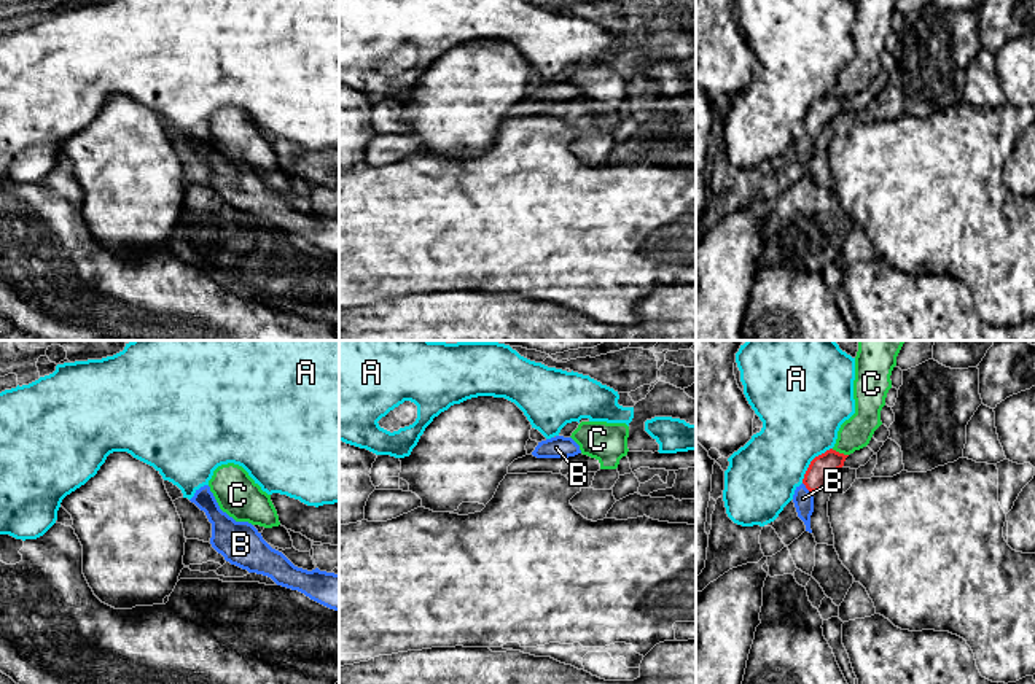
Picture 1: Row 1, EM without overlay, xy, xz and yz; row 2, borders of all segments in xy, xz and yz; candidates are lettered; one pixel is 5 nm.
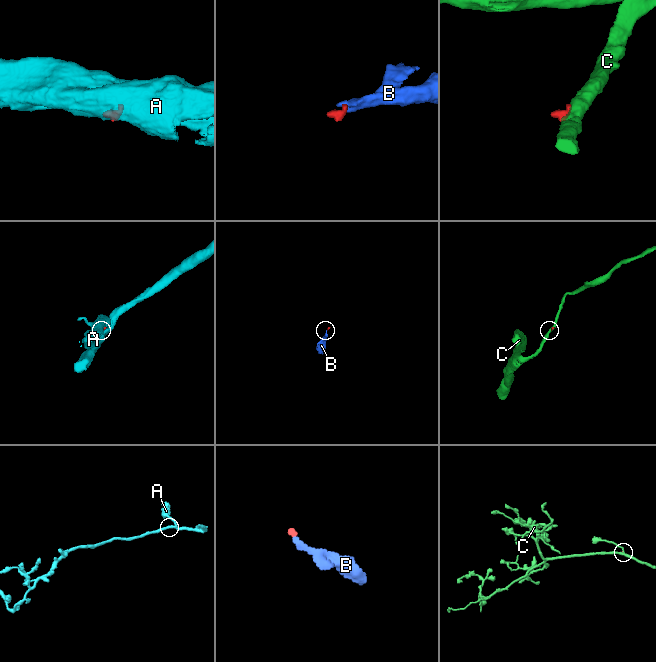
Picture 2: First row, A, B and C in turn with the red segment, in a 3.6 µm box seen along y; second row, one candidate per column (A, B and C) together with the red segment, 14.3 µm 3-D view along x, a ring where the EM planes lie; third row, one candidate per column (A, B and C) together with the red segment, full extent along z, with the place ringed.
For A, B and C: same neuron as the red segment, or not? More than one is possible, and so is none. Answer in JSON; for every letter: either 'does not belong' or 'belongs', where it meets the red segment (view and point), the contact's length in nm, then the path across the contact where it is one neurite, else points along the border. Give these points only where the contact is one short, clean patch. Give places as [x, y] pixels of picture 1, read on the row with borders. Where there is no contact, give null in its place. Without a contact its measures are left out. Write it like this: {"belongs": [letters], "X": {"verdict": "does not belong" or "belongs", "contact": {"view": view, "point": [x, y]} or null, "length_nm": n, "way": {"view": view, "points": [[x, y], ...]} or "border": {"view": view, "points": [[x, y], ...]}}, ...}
{"belongs": ["B"], "A": {"verdict": "does not belong", "contact": {"view": "yz", "point": [811, 462]}, "length_nm": 240, "border": {"view": "yz", "points": [[831, 447], [811, 462], [801, 482]]}}, "B": {"verdict": "belongs", "contact": {"view": "yz", "point": [806, 487]}, "length_nm": 80, "way": {"view": "yz", "points": [[824, 466], [806, 487], [803, 498]]}}, "C": {"verdict": "does not belong", "contact": {"view": "yz", "point": [838, 452]}, "length_nm": 90, "border": {"view": "yz", "points": [[831, 449], [847, 455]]}}}

